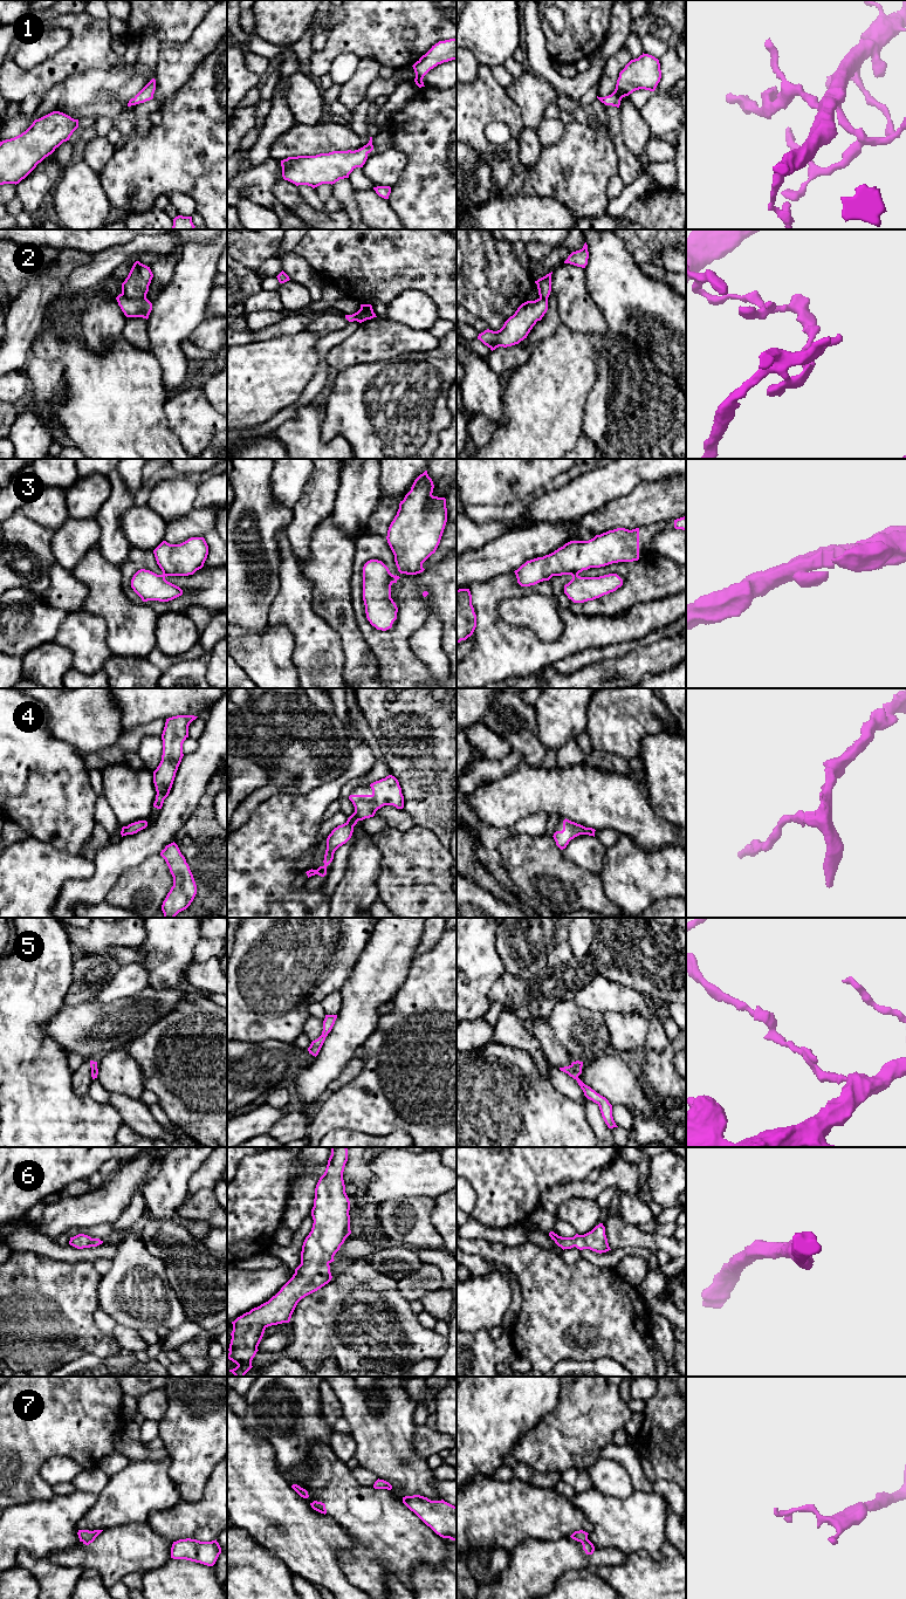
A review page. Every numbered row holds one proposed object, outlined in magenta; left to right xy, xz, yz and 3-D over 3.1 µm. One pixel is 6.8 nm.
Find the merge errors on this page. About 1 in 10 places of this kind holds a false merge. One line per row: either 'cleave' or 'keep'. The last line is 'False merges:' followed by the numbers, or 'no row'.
1: keep
2: cleave
3: keep
4: keep
5: keep
6: keep
7: cleave
False merges: 2, 7

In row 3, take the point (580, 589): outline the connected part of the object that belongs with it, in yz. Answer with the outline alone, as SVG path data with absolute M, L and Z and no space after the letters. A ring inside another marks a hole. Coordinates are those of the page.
M617 528L589 541L570 541L549 555L527 561L514 572L521 586L549 581L552 576L571 575L564 593L574 603L584 603L616 591L623 585L623 579L617 574L581 577L579 572L638 560L639 528Z

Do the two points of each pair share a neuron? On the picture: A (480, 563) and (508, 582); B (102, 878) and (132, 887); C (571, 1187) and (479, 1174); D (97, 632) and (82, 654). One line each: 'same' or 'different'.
A: different
B: different
C: different
D: same

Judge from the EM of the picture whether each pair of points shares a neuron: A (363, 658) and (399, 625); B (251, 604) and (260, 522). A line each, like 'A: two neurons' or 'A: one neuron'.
A: two neurons
B: one neuron

